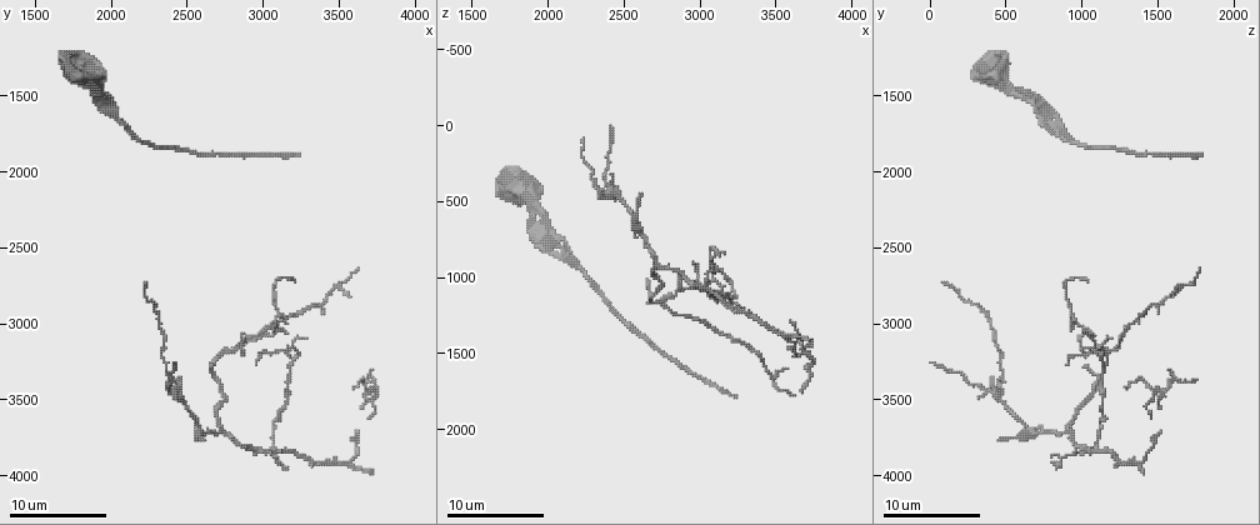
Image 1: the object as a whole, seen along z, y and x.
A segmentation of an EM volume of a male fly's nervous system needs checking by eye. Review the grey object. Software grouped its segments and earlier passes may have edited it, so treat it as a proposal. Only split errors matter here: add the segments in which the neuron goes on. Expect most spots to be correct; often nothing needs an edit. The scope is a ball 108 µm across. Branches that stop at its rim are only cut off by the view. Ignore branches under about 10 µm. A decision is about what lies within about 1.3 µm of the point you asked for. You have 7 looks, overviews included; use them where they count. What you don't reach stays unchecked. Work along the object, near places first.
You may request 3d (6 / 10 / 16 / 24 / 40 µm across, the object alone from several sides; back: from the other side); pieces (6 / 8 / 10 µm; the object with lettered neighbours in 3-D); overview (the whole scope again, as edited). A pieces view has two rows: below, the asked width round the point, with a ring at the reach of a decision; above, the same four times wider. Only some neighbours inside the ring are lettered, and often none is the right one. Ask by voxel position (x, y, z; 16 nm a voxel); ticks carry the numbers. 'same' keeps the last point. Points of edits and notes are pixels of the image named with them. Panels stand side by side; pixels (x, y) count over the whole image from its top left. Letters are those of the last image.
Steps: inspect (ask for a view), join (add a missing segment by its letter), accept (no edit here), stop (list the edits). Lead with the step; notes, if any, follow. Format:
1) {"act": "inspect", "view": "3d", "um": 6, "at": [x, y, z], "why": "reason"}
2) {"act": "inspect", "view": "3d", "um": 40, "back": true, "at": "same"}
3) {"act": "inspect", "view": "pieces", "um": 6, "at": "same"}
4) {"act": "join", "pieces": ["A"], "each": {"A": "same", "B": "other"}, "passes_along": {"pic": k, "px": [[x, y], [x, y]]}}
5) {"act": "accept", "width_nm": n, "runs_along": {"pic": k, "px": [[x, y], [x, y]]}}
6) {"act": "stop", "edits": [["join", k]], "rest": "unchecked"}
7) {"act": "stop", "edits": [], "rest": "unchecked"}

{"act": "inspect", "view": "3d", "um": 6, "at": [2400, 3240, 40], "why": "free end"}

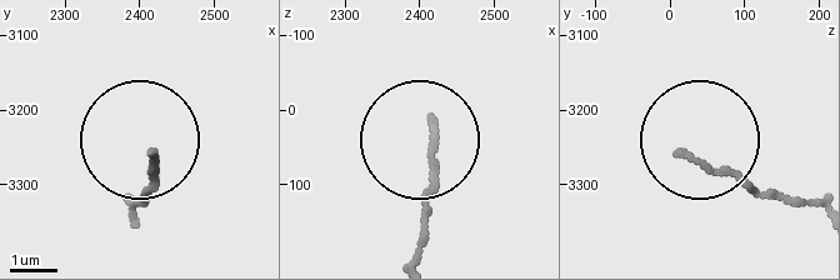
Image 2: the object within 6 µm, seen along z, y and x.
{"act": "inspect", "view": "pieces", "um": 8, "at": [2415, 3260, 10]}

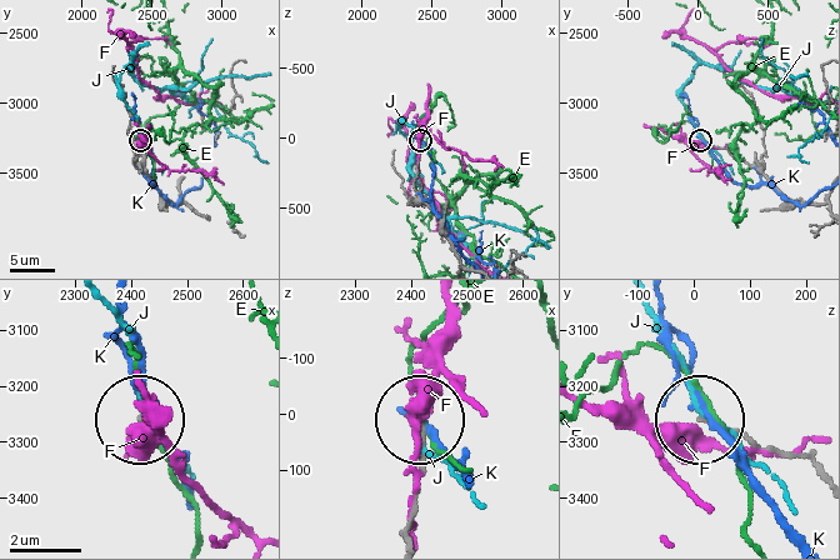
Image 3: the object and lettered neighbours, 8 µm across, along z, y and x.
{"act": "accept", "each": {"E": "other", "F": "other", "J": "other", "K": "other"}, "runs_along": {"pic": 3, "px": [[819, 204], [794, 203], [759, 168], [701, 140]]}, "found": "no lettered segment goes on from it"}

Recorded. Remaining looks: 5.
{"act": "inspect", "view": "pieces", "um": 10, "at": [2620, 3760, 460], "why": "tapers out"}

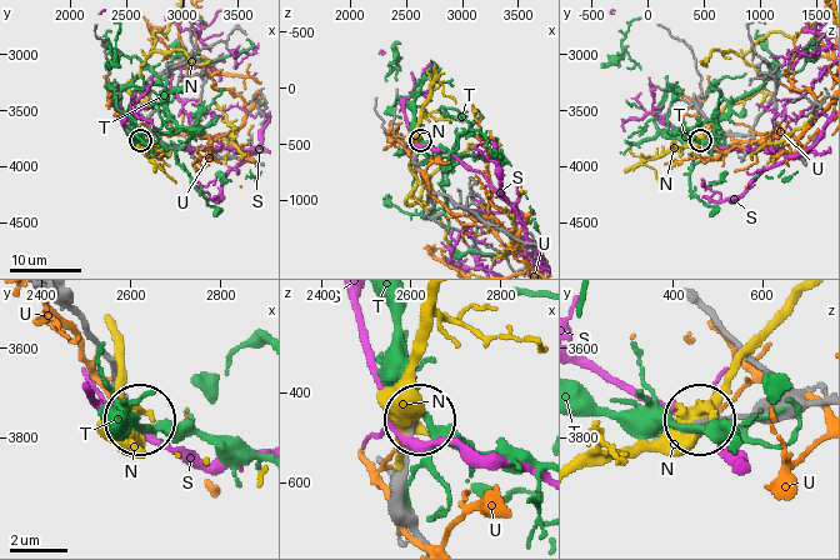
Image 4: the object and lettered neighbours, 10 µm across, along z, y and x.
{"act": "accept", "each": {"N": "other", "S": "other", "T": "other", "U": "other"}, "runs_along": {"pic": 4, "px": [[433, 219], [425, 218], [434, 206], [415, 158], [419, 140]]}, "found": "none of them fits"}

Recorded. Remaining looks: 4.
{"act": "inspect", "view": "3d", "um": 6, "at": [2420, 3480, 320]}

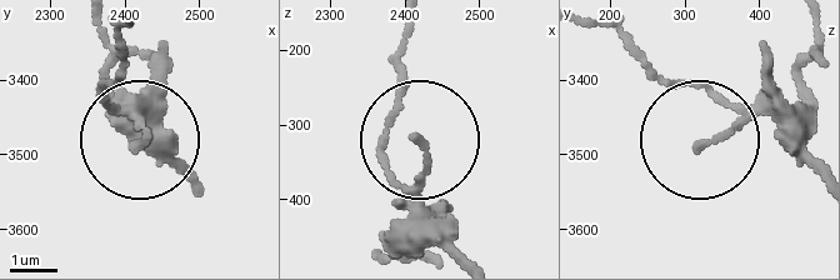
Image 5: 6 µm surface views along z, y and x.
{"act": "inspect", "view": "pieces", "um": 6, "at": [2415, 3485, 320]}

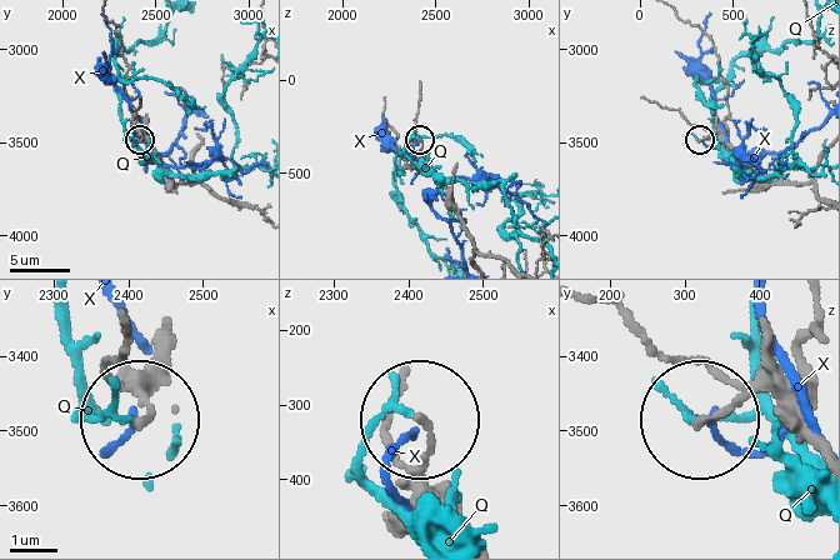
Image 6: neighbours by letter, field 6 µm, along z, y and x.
{"act": "accept", "each": {"Q": "other", "X": "other"}, "runs_along": {"pic": 6, "px": [[819, 440], [759, 391], [704, 416]]}, "found": "no lettered segment goes on from it"}

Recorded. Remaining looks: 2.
{"act": "inspect", "view": "3d", "um": 10, "at": [2940, 3260, 920], "why": "thin end"}

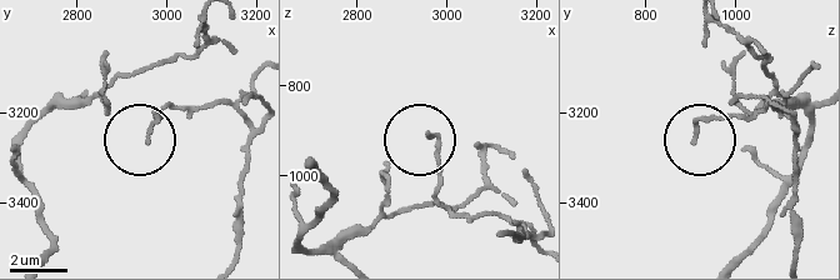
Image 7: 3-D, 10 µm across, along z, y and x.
{"act": "inspect", "view": "pieces", "um": 8, "at": [2955, 3265, 905]}

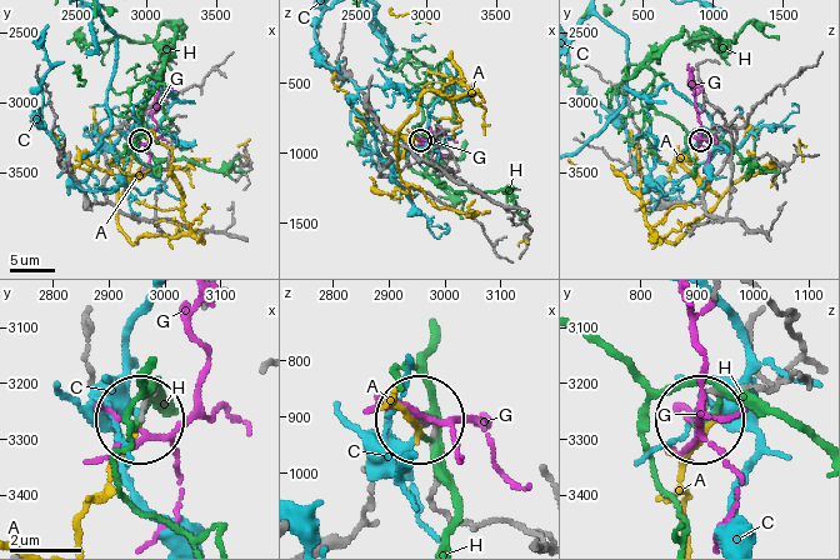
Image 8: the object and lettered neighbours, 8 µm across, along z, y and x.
{"act": "accept", "each": {"A": "other", "C": "other", "G": "other", "H": "other"}, "runs_along": {"pic": 8, "px": [[526, 531], [446, 513], [436, 450], [419, 424]]}, "found": "none of them fits"}

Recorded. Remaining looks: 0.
{"act": "stop", "edits": [], "rest": "unchecked"}

